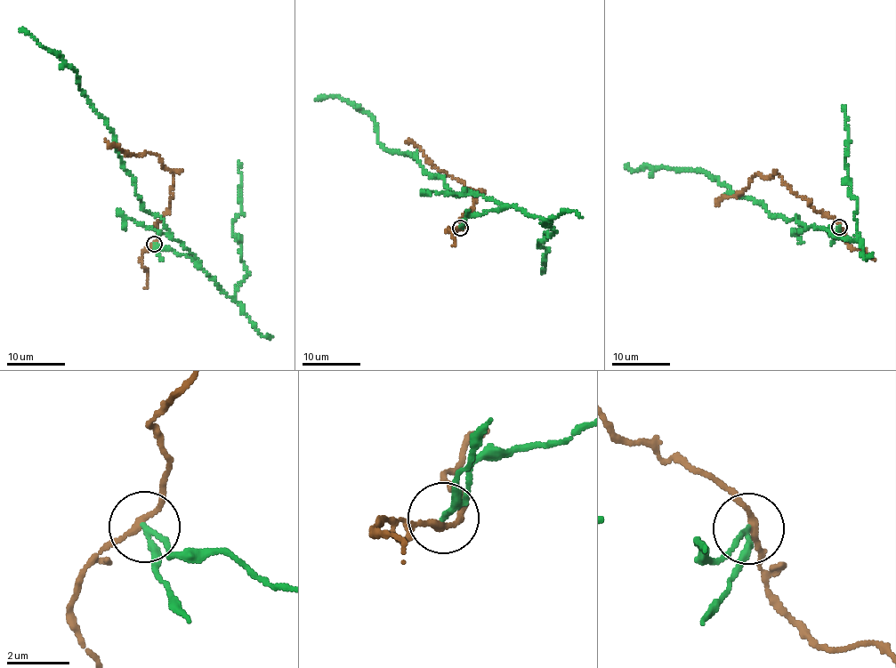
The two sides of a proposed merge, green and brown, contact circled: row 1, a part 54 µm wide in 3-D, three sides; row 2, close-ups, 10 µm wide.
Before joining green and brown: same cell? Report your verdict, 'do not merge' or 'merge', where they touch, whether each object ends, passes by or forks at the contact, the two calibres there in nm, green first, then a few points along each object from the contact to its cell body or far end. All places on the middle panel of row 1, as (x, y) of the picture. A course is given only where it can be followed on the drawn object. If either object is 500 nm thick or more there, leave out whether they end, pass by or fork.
do not merge | (460, 228) | green ends | brown passes by | 200/190 nm | green via (460, 228), (505, 205), (456, 195), (416, 157), (378, 142), (374, 118), (338, 96), (316, 99) | brown via (460, 228), (464, 225), (462, 221), (464, 213), (472, 208), (475, 192), (441, 172), (418, 146), (406, 141)

